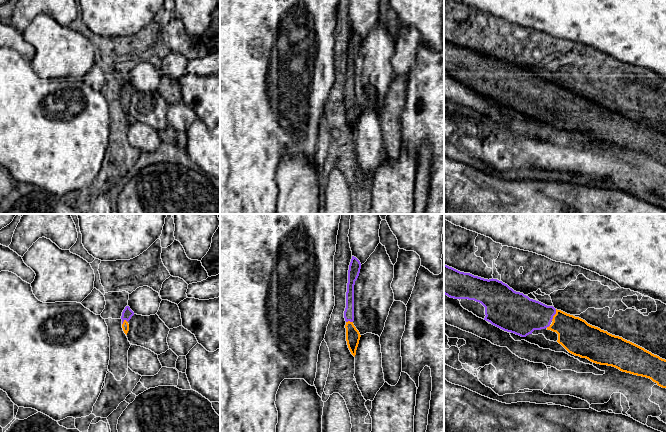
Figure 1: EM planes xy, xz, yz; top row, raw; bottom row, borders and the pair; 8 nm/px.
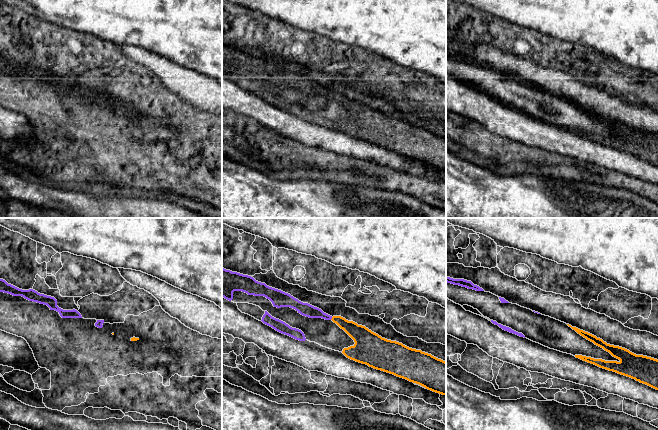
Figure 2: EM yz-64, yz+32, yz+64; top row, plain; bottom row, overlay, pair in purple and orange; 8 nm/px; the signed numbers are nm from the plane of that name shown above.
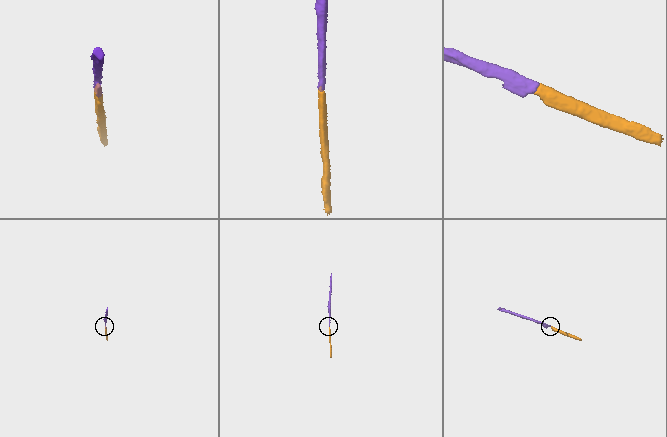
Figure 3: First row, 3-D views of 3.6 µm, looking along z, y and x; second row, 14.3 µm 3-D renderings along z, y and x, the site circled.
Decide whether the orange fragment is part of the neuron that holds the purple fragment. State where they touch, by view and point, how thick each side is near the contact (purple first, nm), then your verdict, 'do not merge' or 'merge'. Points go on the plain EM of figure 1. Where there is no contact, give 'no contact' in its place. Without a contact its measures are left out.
contact yz (553, 91); calibres 300 and 280 nm; merge

